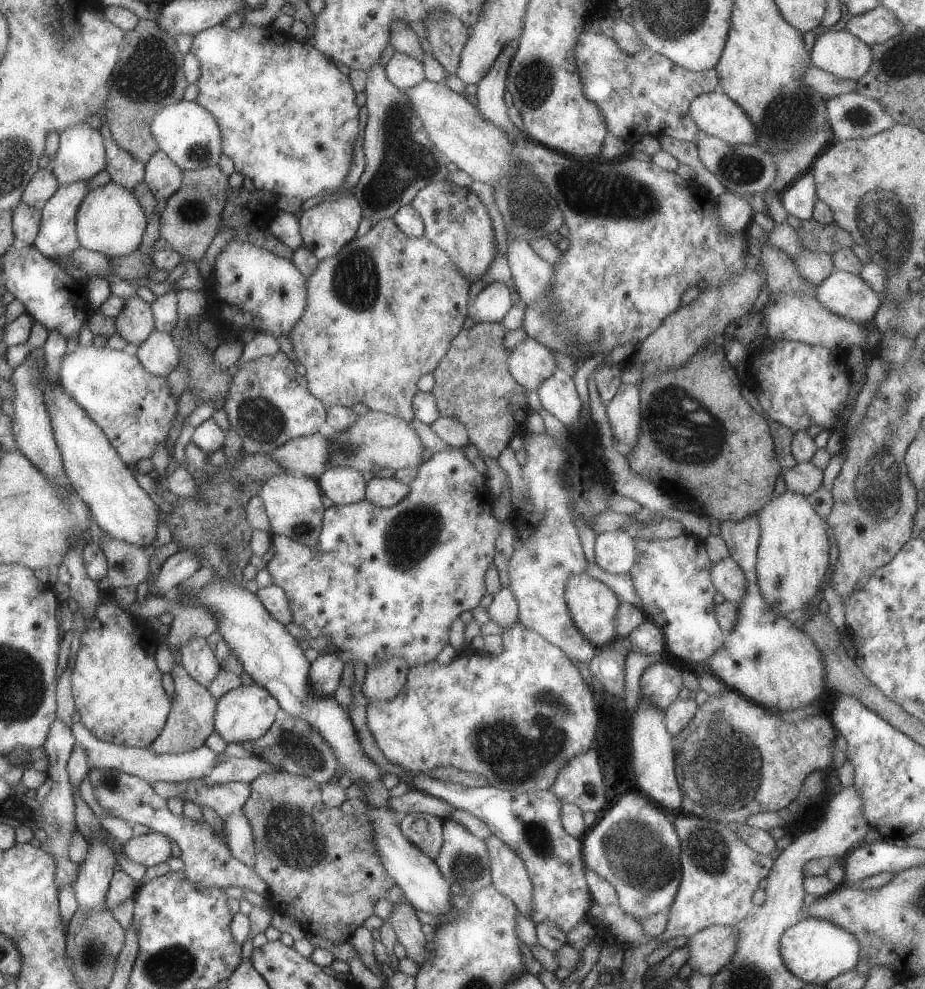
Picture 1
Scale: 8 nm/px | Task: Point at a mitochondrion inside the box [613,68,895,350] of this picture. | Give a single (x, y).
(788, 114)

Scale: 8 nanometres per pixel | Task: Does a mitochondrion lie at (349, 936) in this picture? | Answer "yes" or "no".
no

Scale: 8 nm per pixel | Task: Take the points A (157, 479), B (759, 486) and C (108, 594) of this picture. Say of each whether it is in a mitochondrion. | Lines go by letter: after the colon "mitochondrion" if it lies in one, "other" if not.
A: other
B: other
C: other

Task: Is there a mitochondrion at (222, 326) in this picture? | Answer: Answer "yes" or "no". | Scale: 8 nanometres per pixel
no

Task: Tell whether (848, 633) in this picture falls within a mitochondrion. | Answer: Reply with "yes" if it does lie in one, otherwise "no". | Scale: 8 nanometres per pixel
no

